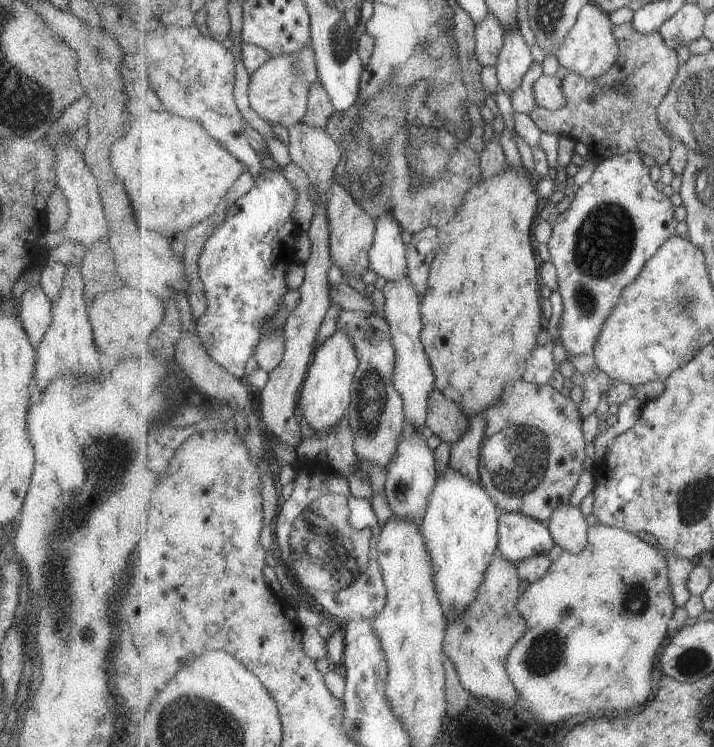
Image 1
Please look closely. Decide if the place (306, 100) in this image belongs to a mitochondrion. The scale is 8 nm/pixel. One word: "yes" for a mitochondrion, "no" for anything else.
no

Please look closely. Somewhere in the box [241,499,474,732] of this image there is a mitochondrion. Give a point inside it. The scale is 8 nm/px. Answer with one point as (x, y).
(328, 549)

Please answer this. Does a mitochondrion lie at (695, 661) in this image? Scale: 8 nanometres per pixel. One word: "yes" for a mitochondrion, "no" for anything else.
yes

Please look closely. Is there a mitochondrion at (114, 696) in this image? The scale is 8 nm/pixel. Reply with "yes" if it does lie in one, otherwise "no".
no

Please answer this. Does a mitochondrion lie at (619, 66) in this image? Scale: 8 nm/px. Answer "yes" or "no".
no

